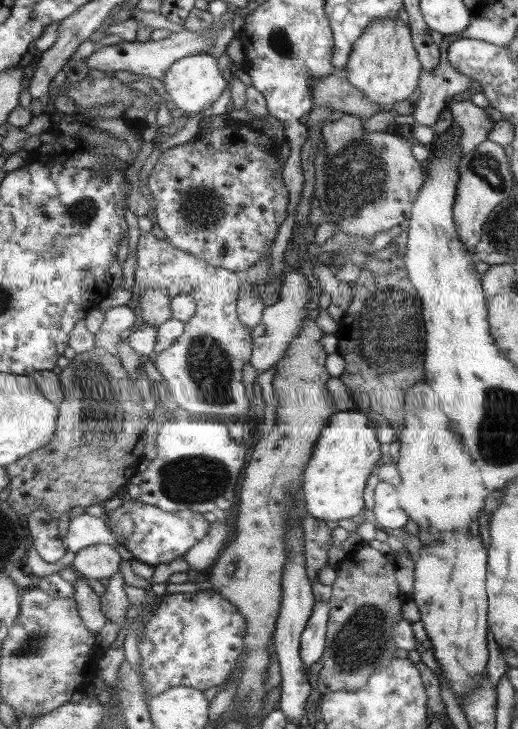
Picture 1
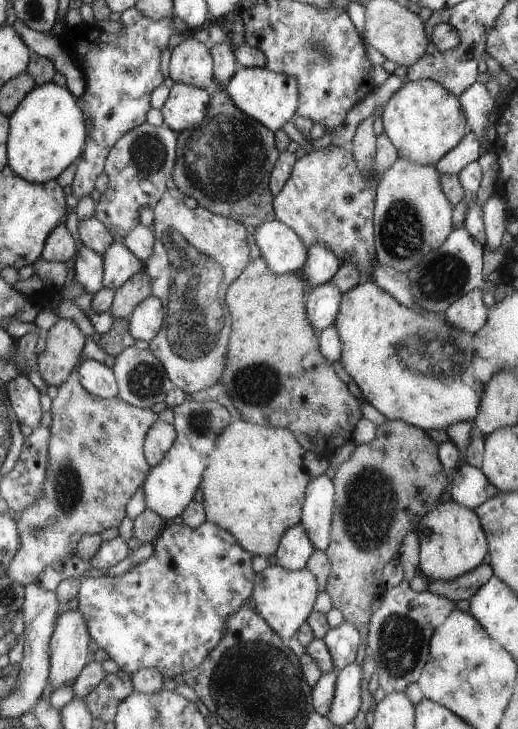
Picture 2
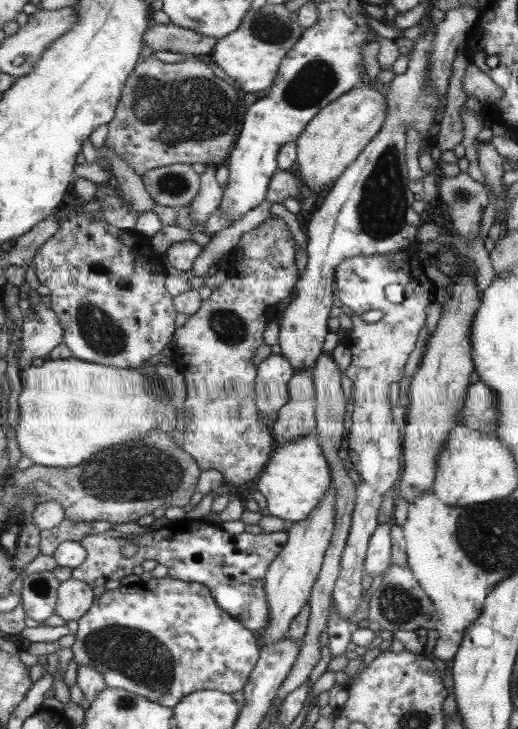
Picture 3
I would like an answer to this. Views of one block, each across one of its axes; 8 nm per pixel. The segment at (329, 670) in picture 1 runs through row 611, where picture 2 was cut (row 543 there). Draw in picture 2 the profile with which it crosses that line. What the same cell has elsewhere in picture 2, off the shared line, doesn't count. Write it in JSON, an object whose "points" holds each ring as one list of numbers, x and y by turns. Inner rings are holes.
{"points":[[399,419,377,426,376,437,369,444,358,445,350,458,340,464,334,476,335,517,332,520,331,543,325,551,331,563,331,574,325,592,332,597,333,607,342,612,345,621,360,632,366,642,371,623,372,602,388,590,383,571,386,564,398,554,404,536,414,530,432,508,442,500,448,488,448,476,436,458,438,444,432,442,427,431,406,424]]}

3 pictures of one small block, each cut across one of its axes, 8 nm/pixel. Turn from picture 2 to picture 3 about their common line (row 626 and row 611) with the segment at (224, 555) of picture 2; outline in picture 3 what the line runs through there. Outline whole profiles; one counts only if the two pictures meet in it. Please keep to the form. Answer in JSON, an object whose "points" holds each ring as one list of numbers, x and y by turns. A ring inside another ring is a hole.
{"points":[[169,576,152,577,146,582,140,580,133,585,106,590,95,599,78,625,71,646,76,664,97,670,110,688,131,691,172,708,196,691,219,690,224,691,224,694,234,694,242,690,262,652,259,637,248,631,234,616,227,614,207,586]]}

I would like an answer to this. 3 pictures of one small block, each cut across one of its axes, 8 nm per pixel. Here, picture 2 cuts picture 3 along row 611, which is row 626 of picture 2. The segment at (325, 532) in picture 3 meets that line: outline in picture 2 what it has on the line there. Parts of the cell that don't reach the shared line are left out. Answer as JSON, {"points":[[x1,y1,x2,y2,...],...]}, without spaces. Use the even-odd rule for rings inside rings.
{"points":[[268,564,268,567,262,570,255,580,251,605,259,616,279,633,279,636,289,640,300,627,307,623,308,616,311,616,314,611,319,593,317,579,307,567,300,571,292,571,278,564,273,566]]}

